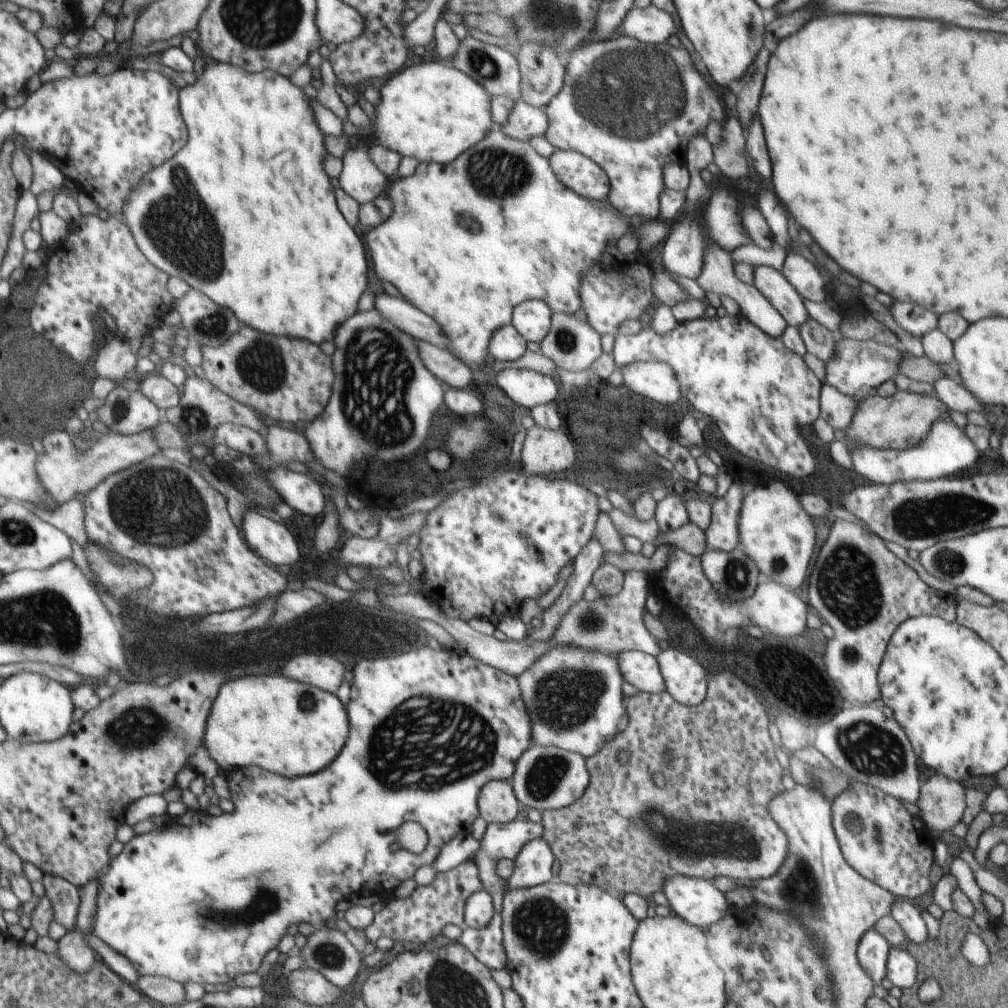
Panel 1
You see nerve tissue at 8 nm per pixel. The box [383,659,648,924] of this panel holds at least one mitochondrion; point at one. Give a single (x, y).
(565, 699)

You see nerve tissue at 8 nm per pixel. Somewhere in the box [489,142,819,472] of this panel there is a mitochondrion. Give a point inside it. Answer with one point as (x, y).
(566, 339)

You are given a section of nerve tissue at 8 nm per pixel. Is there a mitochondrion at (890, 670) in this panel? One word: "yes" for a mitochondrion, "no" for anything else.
no

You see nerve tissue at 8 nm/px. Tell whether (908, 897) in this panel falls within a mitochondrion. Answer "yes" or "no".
no

